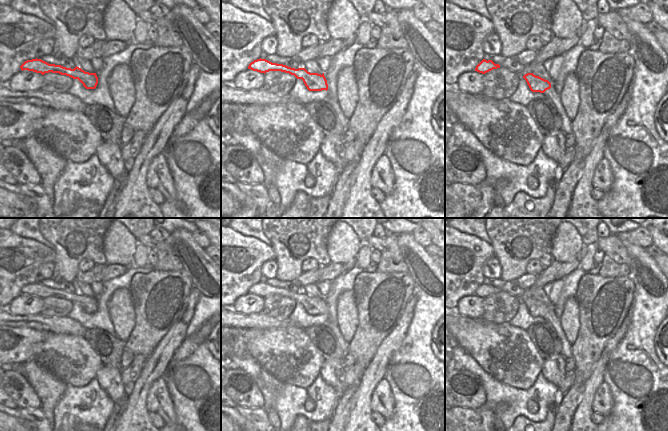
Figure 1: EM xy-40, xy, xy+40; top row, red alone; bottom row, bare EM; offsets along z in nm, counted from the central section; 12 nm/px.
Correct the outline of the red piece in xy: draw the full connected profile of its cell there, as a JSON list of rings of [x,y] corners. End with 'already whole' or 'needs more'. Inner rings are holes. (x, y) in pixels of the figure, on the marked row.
[[[260,58],[251,62],[248,66],[248,69],[264,74],[269,71],[281,71],[289,73],[294,75],[297,79],[302,79],[309,91],[328,90],[328,84],[324,73],[322,75],[318,73],[310,73],[305,68],[295,69]]]; already whole

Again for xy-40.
[[[32,59],[25,61],[21,66],[21,70],[33,71],[36,73],[59,73],[61,75],[69,76],[73,79],[78,79],[86,89],[95,89],[98,84],[98,77],[96,73],[85,72],[79,67],[74,69],[66,68],[61,65],[49,64],[41,59]]]; already whole

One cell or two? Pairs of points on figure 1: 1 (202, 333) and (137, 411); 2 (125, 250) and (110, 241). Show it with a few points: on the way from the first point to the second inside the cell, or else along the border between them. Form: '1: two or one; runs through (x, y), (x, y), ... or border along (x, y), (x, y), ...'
1: two; border along (185, 338), (170, 360)
2: one; runs through (121, 246), (114, 241)

